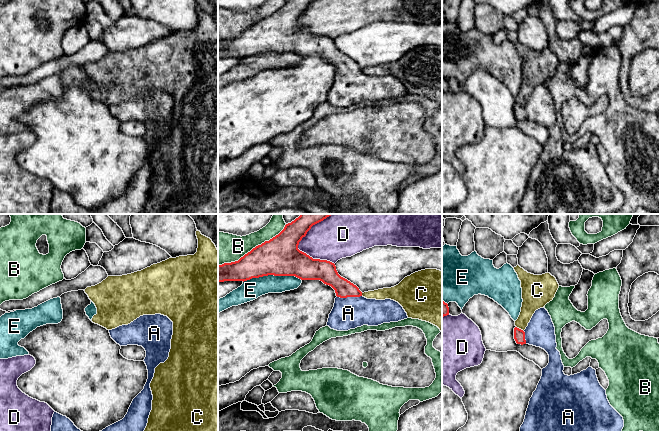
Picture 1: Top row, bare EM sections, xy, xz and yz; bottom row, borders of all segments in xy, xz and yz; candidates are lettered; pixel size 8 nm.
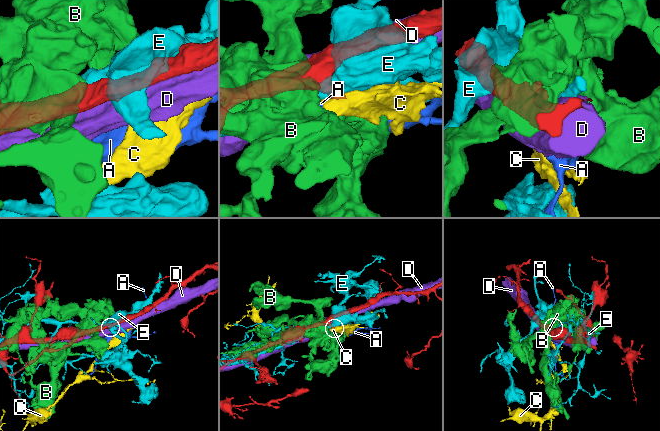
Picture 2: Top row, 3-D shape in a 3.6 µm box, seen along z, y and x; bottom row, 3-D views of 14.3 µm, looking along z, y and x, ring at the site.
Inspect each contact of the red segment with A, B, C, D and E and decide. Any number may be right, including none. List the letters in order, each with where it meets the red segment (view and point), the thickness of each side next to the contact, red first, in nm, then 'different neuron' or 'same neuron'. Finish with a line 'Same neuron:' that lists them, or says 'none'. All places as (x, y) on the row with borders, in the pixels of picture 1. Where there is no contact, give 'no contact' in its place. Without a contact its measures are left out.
A: meets red in xz at (349, 296); 150 nm thick on the red side, 260 nm on the other; same neuron
B: meets red in xz at (253, 248); 320 nm thick on the red side, 240 nm on the other; different neuron
C: meets red in yz at (520, 329); 100 nm thick on the red side, 160 nm on the other; different neuron
D: meets red in xz at (298, 244); 320 nm thick on the red side, 320 nm on the other; different neuron
E: meets red in xz at (272, 274); 320 nm thick on the red side, 160 nm on the other; different neuron
Same neuron: A

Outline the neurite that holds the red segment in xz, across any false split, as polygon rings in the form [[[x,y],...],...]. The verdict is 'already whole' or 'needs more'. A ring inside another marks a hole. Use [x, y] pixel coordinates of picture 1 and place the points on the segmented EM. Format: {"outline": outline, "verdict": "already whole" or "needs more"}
{"outline": [[[300,214],[294,221],[286,224],[278,235],[256,246],[238,261],[218,265],[218,282],[244,282],[268,275],[295,276],[301,280],[320,280],[335,290],[337,297],[329,314],[327,326],[337,331],[348,331],[363,325],[378,326],[383,323],[407,319],[407,313],[398,302],[391,299],[376,300],[363,297],[356,285],[338,274],[334,263],[313,259],[298,249],[299,242],[306,236],[311,227],[331,215],[333,214]]], "verdict": "needs more"}

